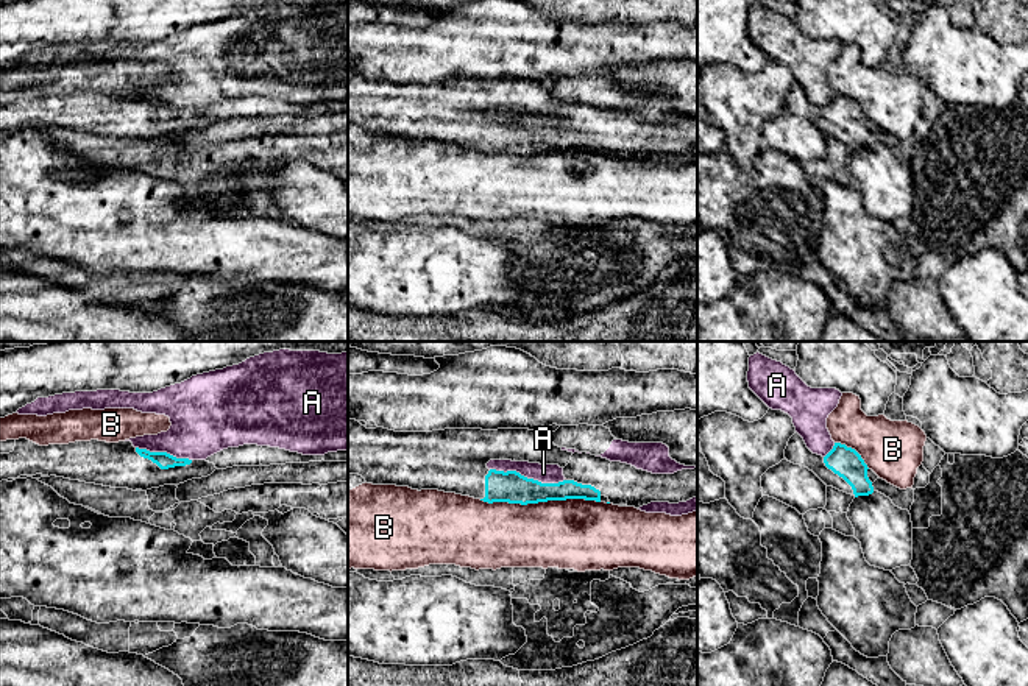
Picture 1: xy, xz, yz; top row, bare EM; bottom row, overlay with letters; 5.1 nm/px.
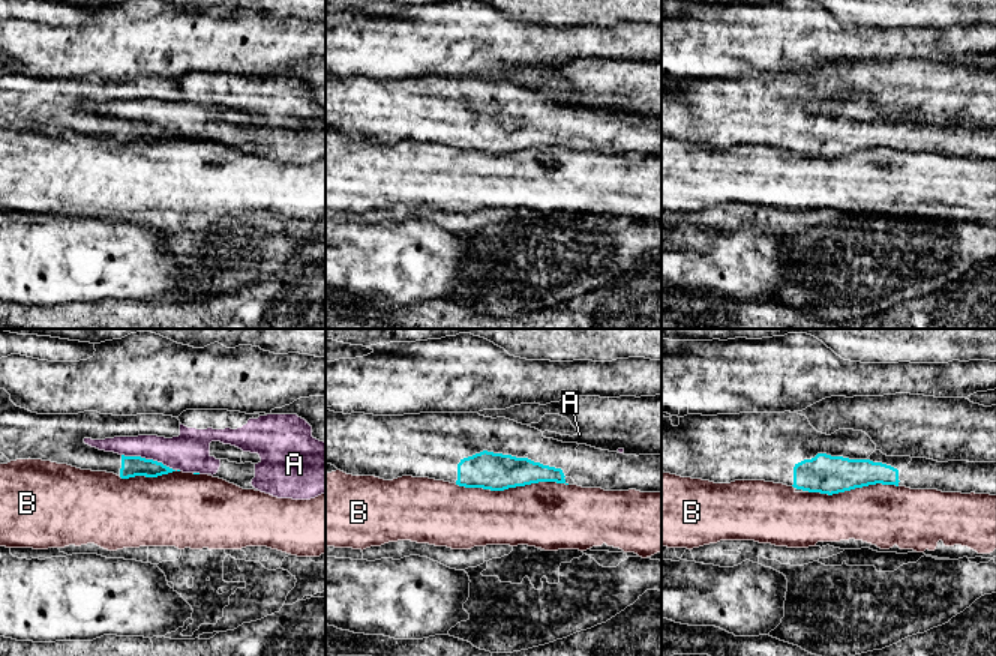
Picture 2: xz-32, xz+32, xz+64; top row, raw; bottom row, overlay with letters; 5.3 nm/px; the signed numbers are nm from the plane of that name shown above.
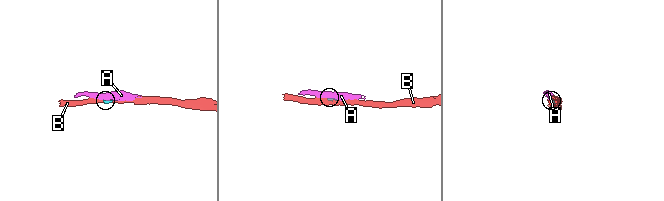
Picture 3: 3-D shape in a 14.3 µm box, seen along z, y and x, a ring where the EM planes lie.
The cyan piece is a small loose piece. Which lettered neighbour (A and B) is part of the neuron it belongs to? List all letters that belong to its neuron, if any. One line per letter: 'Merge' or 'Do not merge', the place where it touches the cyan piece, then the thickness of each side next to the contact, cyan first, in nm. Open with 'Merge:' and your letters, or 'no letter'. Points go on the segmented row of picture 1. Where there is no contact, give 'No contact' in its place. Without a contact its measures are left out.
Merge: no letter
A: Do not merge. Touches cyan at xz (526, 477). Thickness 160 nm (cyan) against 100 nm
B: Do not merge. Touches cyan at xz (540, 501). Thickness 160 nm (cyan) against 360 nm

